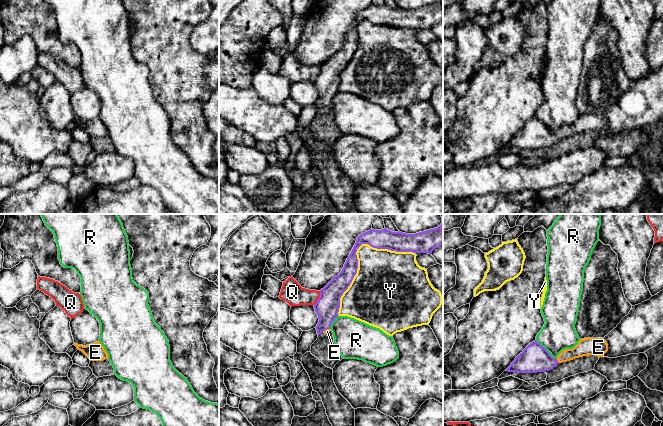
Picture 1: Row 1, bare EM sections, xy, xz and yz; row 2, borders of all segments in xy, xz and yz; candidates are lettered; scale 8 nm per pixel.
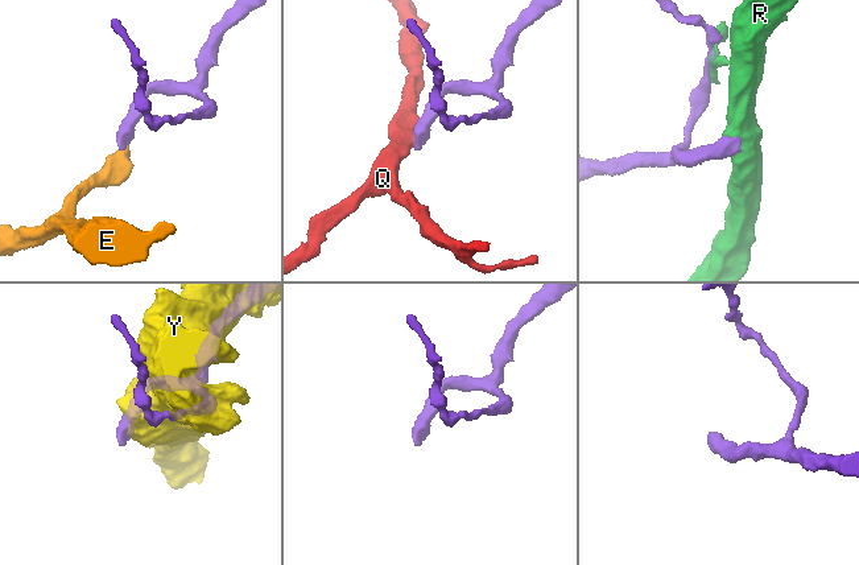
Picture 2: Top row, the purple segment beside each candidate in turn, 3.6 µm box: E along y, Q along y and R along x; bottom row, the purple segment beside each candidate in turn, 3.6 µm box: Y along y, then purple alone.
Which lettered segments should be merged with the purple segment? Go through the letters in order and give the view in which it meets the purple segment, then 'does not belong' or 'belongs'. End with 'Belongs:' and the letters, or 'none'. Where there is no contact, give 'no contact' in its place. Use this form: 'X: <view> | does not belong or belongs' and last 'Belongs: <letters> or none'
E: yz | belongs
Q: xz | does not belong
R: yz | does not belong
Y: xz | does not belong
Belongs: E

